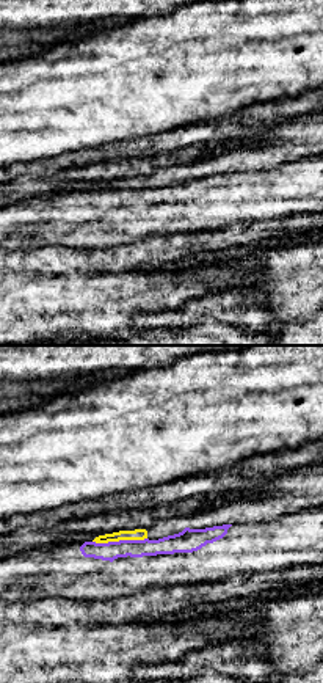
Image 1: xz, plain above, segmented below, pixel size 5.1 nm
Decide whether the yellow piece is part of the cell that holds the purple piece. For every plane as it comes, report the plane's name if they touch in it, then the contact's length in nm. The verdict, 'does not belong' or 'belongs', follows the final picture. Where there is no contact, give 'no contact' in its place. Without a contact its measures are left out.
meets purple in xz; contact 280 nm long

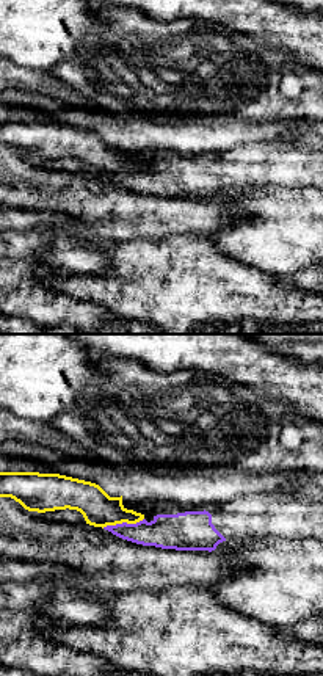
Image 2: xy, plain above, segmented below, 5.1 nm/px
meets purple in xy; contact 220 nm long

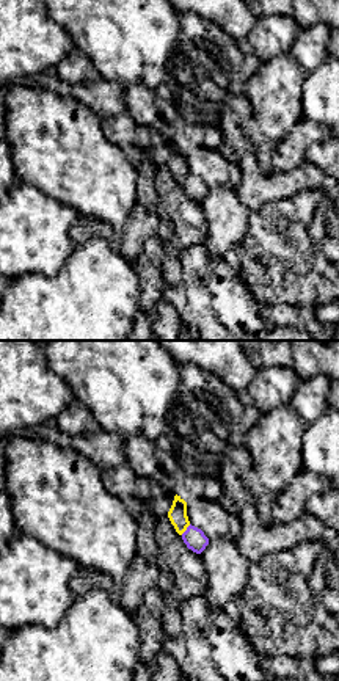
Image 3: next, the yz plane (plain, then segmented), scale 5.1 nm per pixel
meets purple in yz; contact 80 nm long

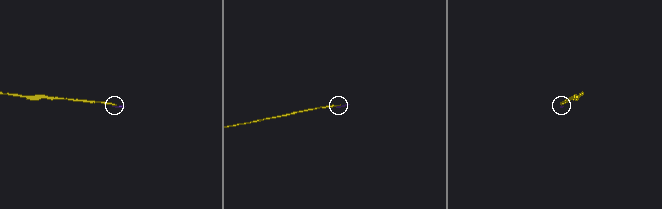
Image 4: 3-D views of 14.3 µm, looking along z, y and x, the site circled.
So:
does not belong

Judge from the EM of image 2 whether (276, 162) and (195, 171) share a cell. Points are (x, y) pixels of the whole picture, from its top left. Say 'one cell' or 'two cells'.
one cell

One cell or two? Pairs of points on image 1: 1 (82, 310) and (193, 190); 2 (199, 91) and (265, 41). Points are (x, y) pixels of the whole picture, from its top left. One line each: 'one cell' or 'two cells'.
1: two cells
2: one cell

